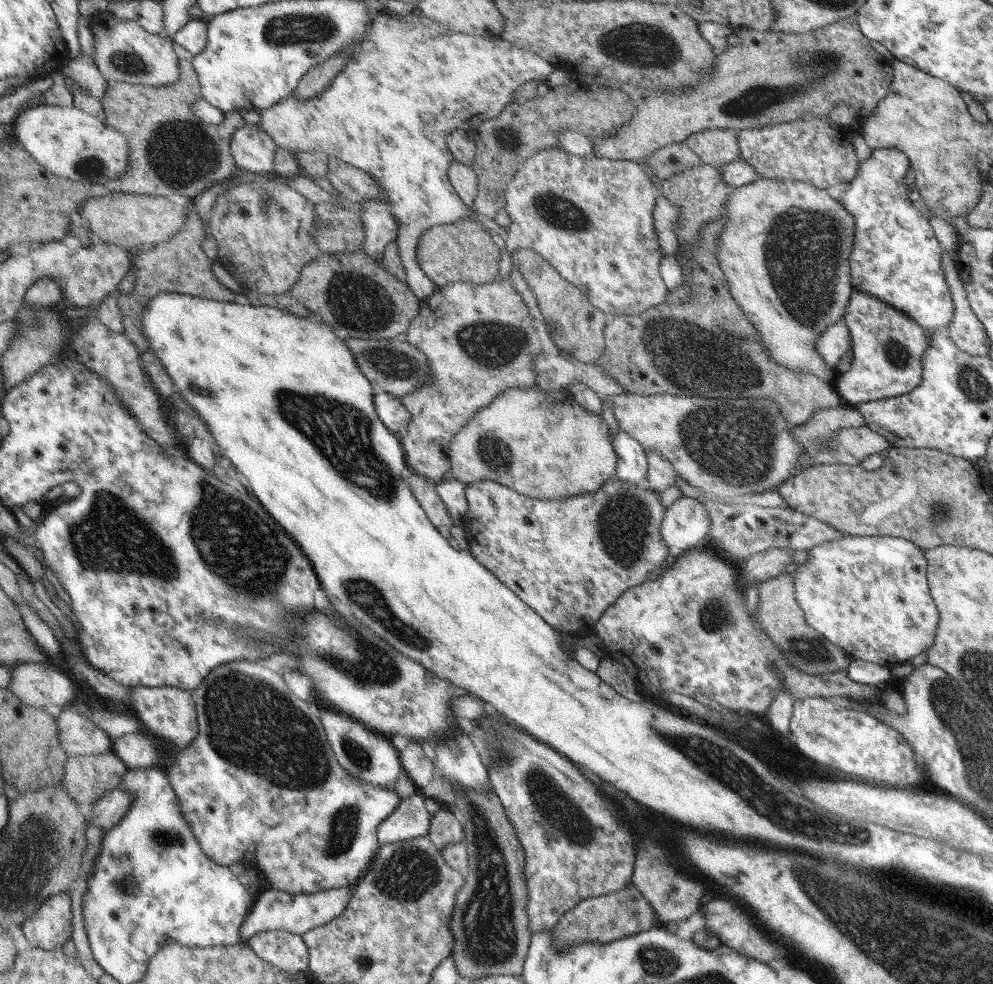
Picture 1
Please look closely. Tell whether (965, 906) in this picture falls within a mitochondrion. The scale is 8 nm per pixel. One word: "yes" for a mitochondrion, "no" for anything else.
no

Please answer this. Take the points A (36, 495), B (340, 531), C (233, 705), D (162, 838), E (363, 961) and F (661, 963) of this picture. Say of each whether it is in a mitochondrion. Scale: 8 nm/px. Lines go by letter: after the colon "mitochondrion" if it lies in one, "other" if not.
A: other
B: other
C: mitochondrion
D: mitochondrion
E: mitochondrion
F: mitochondrion

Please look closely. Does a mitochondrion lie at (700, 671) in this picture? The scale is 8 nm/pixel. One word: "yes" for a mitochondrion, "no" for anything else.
no

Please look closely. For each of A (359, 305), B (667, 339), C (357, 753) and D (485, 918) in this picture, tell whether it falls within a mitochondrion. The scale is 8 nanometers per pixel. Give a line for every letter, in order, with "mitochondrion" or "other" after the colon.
A: mitochondrion
B: mitochondrion
C: mitochondrion
D: mitochondrion

